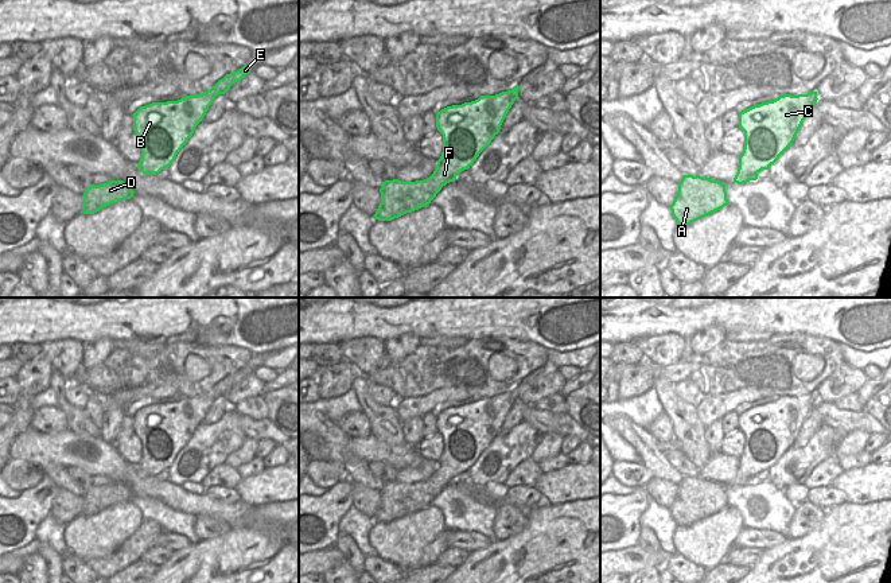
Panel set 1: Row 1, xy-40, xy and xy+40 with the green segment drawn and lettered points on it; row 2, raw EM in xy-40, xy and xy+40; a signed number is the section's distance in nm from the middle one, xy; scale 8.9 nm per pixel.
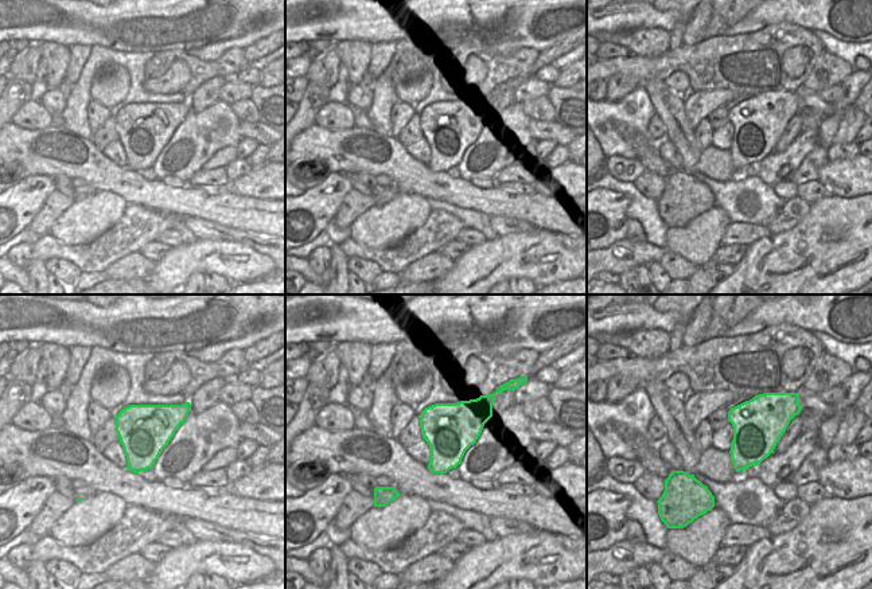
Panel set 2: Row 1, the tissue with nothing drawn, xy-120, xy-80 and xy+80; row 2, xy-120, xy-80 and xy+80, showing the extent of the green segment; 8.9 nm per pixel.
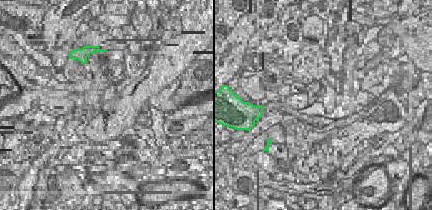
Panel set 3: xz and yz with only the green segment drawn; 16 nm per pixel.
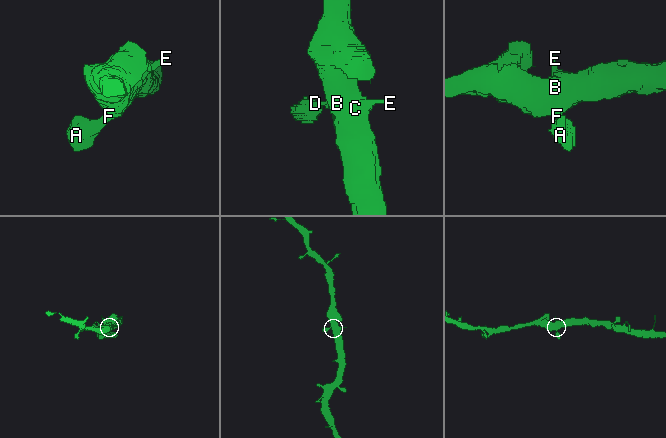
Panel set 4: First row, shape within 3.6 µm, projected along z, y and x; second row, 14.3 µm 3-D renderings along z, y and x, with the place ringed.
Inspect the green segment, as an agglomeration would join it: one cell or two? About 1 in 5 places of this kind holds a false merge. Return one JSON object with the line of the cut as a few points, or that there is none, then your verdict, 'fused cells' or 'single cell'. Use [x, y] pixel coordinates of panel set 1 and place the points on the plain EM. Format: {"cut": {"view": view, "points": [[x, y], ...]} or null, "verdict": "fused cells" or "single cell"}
{"cut": null, "verdict": "single cell"}

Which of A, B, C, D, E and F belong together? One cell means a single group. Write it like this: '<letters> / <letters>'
A B C D E F

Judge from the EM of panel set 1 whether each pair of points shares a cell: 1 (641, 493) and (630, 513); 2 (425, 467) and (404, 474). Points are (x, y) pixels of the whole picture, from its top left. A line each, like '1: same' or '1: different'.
1: same
2: same

